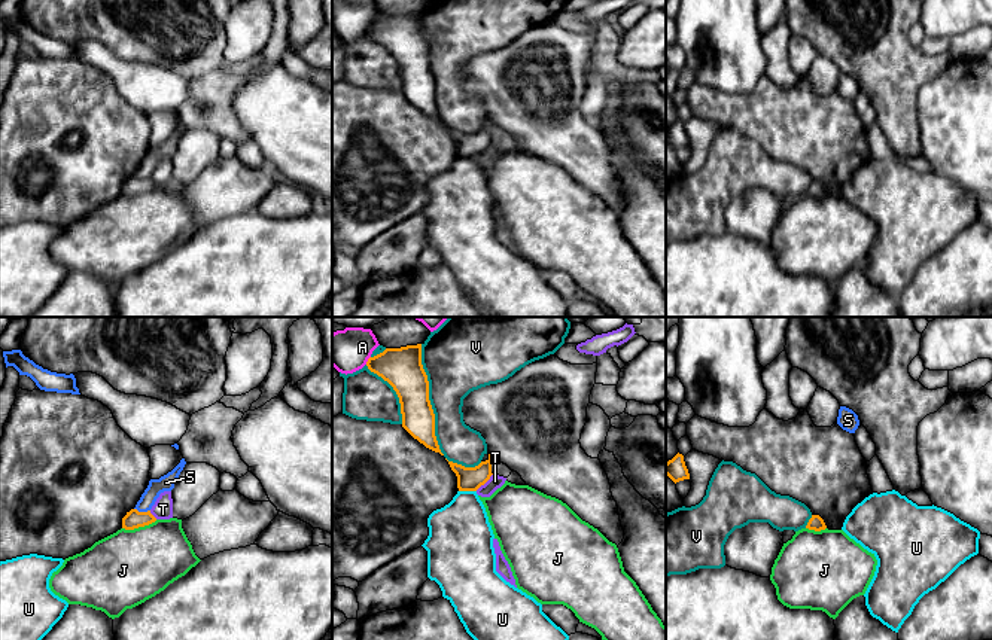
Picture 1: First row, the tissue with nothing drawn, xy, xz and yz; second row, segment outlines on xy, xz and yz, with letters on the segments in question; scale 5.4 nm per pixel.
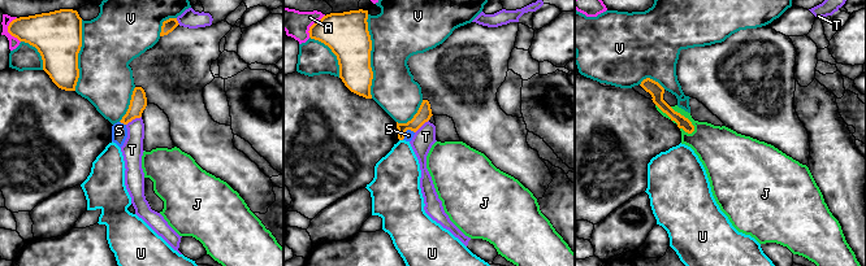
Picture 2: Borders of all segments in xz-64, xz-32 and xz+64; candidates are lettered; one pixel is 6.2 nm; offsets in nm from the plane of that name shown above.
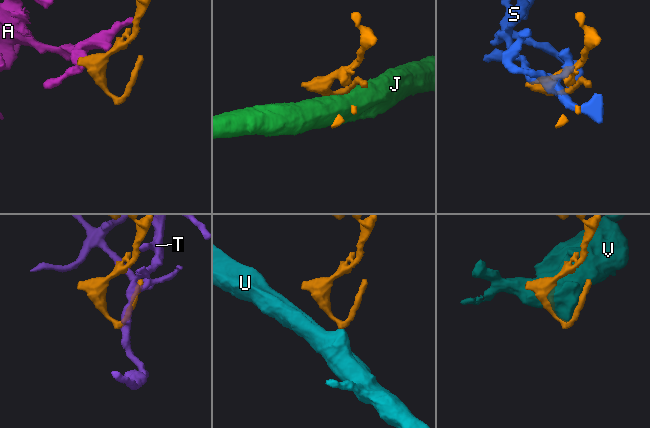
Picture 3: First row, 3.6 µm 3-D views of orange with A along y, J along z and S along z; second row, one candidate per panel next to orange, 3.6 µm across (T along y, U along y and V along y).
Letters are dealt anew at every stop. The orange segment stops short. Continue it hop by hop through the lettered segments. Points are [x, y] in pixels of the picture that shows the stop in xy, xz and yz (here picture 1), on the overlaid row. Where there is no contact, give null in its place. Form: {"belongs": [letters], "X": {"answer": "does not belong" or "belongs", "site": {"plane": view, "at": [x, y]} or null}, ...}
{"belongs": [], "A": {"answer": "does not belong", "site": {"plane": "xz", "at": [368, 360]}}, "J": {"answer": "does not belong", "site": {"plane": "xy", "at": [139, 526]}}, "S": {"answer": "does not belong", "site": {"plane": "xy", "at": [142, 512]}}, "T": {"answer": "does not belong", "site": {"plane": "xz", "at": [484, 482]}}, "U": {"answer": "does not belong", "site": {"plane": "xz", "at": [468, 490]}}, "V": {"answer": "does not belong", "site": {"plane": "xz", "at": [428, 399]}}}

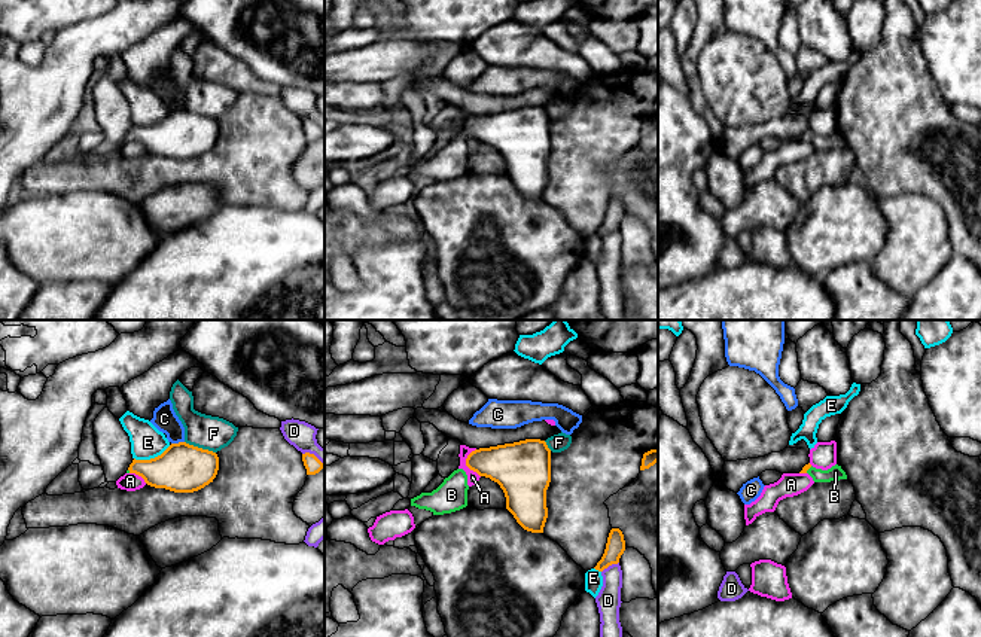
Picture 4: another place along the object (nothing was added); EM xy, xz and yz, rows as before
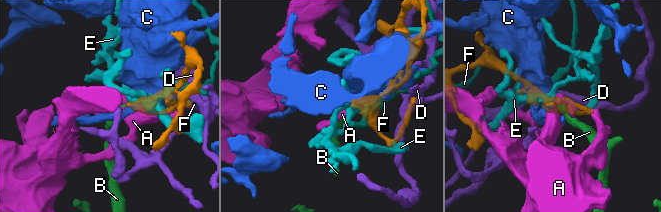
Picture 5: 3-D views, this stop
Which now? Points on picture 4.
{"belongs": ["B"], "A": {"answer": "does not belong", "site": {"plane": "xz", "at": [466, 463]}}, "B": {"answer": "belongs", "site": {"plane": "yz", "at": [809, 468]}}, "C": {"answer": "does not belong", "site": {"plane": "xy", "at": [179, 442]}}, "D": {"answer": "does not belong", "site": {"plane": "xz", "at": [609, 564]}}, "E": {"answer": "does not belong", "site": {"plane": "xy", "at": [152, 459]}}, "F": {"answer": "does not belong", "site": {"plane": "xy", "at": [200, 448]}}}

